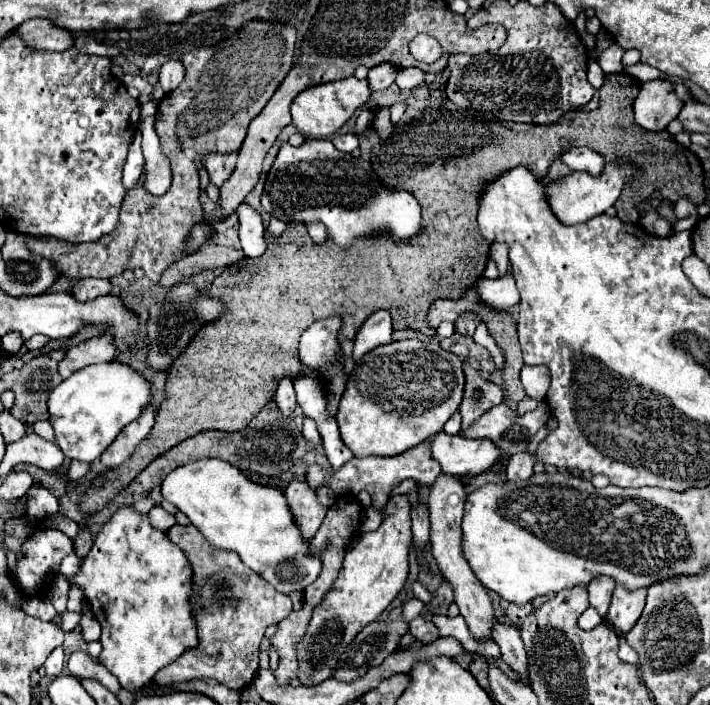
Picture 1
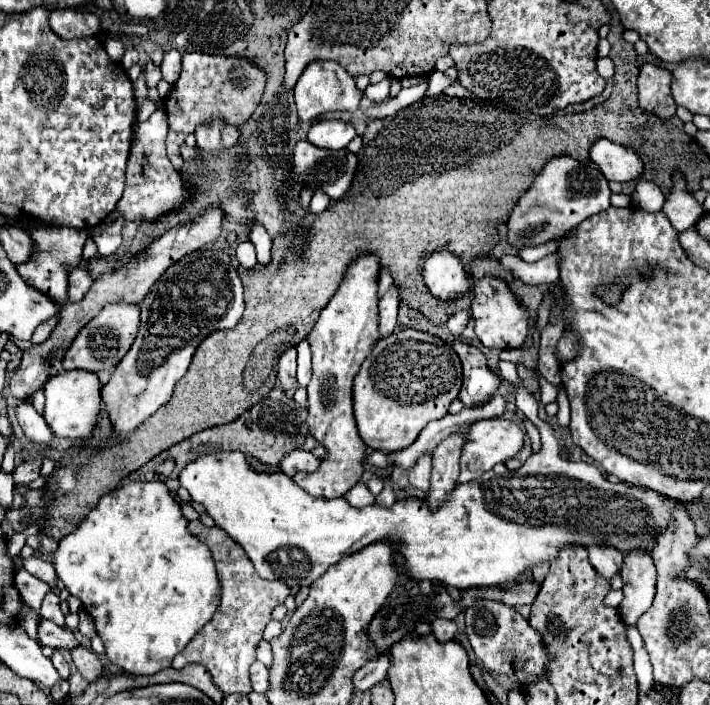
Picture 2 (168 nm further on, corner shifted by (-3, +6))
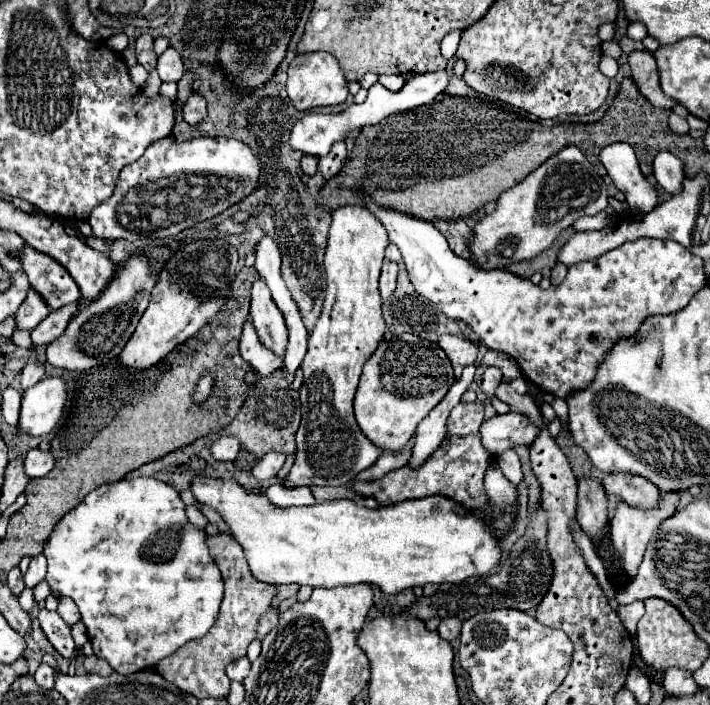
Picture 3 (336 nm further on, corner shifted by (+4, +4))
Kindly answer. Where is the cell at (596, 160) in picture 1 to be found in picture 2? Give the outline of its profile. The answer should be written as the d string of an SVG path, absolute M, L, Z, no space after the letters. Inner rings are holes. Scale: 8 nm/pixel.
M599 139L591 145L591 161L607 177L607 181L631 181L643 171L643 163L635 151L615 145L607 139Z

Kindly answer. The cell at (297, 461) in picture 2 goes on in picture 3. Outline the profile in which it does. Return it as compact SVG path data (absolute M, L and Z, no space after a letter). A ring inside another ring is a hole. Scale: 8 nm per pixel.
M268 453L264 455L252 469L252 475L258 479L258 481L266 481L266 479L274 479L282 467L282 463L286 461L286 457L282 453Z

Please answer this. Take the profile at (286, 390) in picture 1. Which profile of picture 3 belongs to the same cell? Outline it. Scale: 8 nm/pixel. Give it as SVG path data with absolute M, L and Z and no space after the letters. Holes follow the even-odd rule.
M256 277L256 281L252 283L252 301L250 303L252 303L250 315L254 319L260 341L264 343L264 347L268 347L276 355L284 357L288 329L284 323L284 315L276 307L276 303L268 291L268 285L264 283L262 277Z

